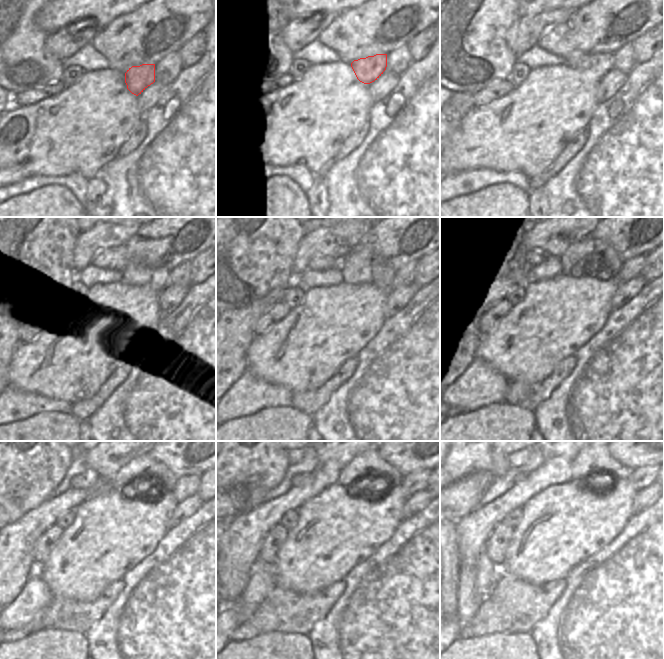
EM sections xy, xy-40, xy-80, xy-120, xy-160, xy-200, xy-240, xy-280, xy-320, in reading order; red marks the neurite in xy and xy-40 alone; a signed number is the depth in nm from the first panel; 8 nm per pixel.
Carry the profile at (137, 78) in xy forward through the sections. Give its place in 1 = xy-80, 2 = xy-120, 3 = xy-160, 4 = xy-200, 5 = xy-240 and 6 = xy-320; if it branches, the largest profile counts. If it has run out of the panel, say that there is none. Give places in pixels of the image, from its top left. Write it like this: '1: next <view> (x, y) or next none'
1: next xy-80 (594, 67)
2: next xy-120 (134, 273)
3: next xy-160 (358, 267)
4: next xy-200 (586, 250)
5: next xy-240 (138, 471)
6: next xy-320 (590, 461)

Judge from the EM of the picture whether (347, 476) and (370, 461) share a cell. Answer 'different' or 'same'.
same

